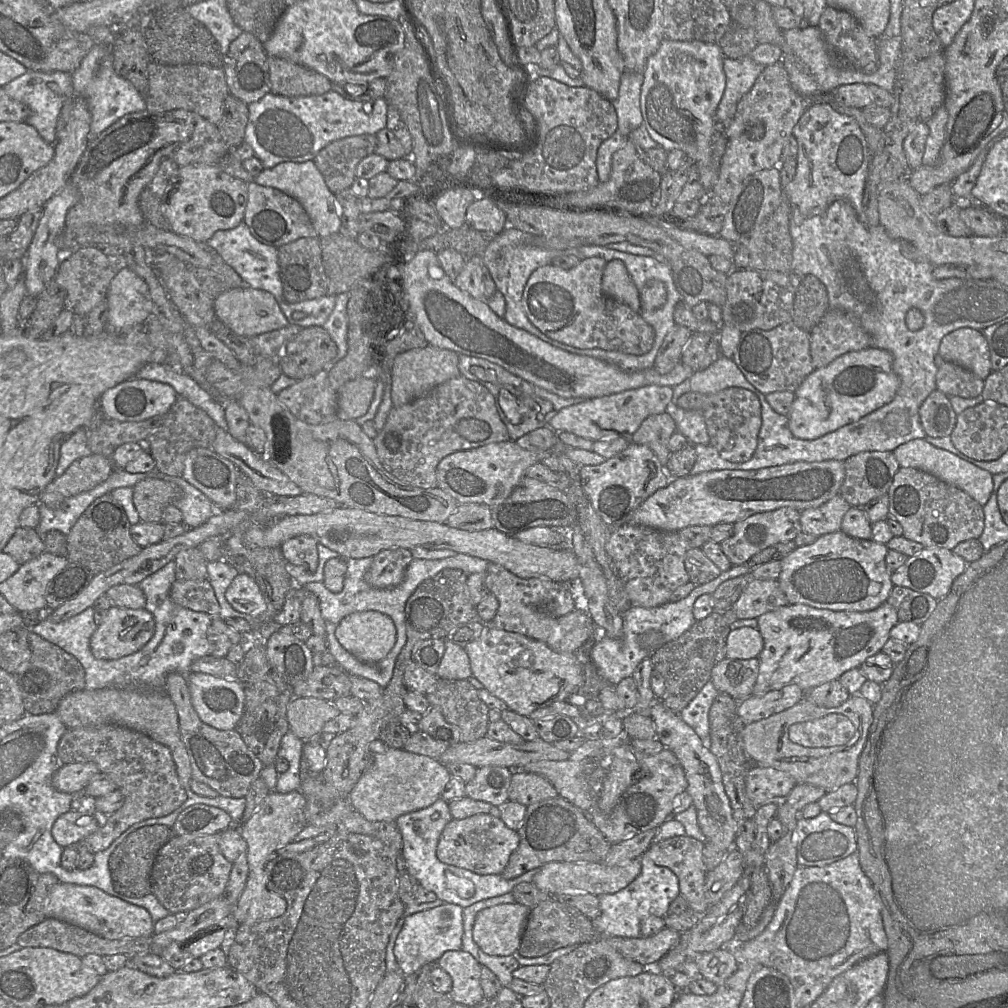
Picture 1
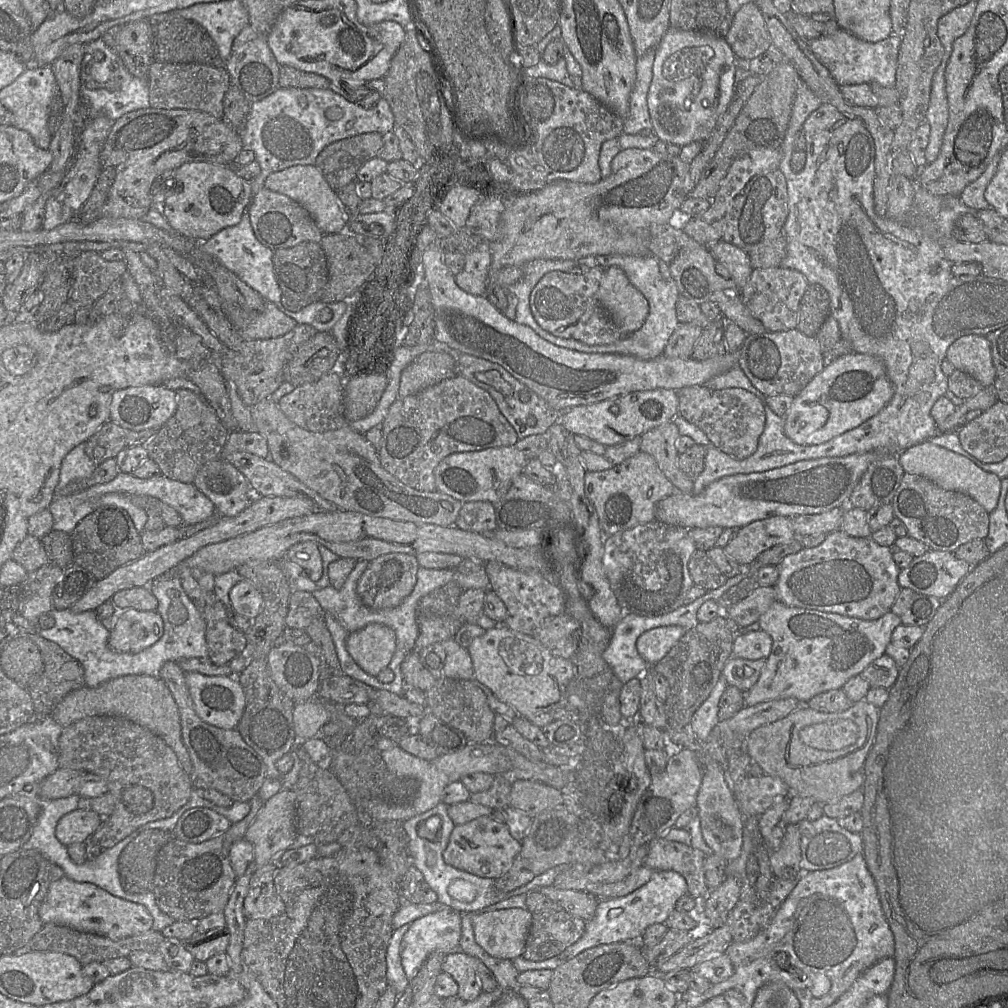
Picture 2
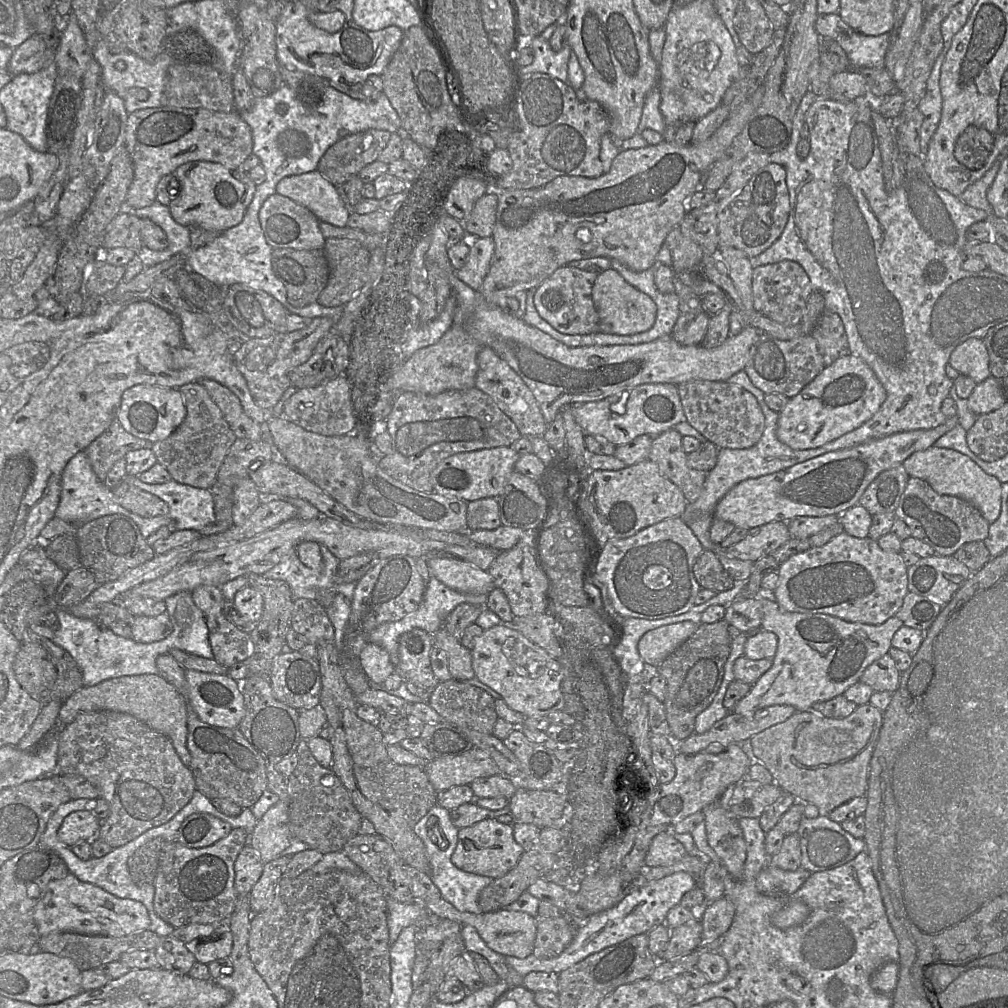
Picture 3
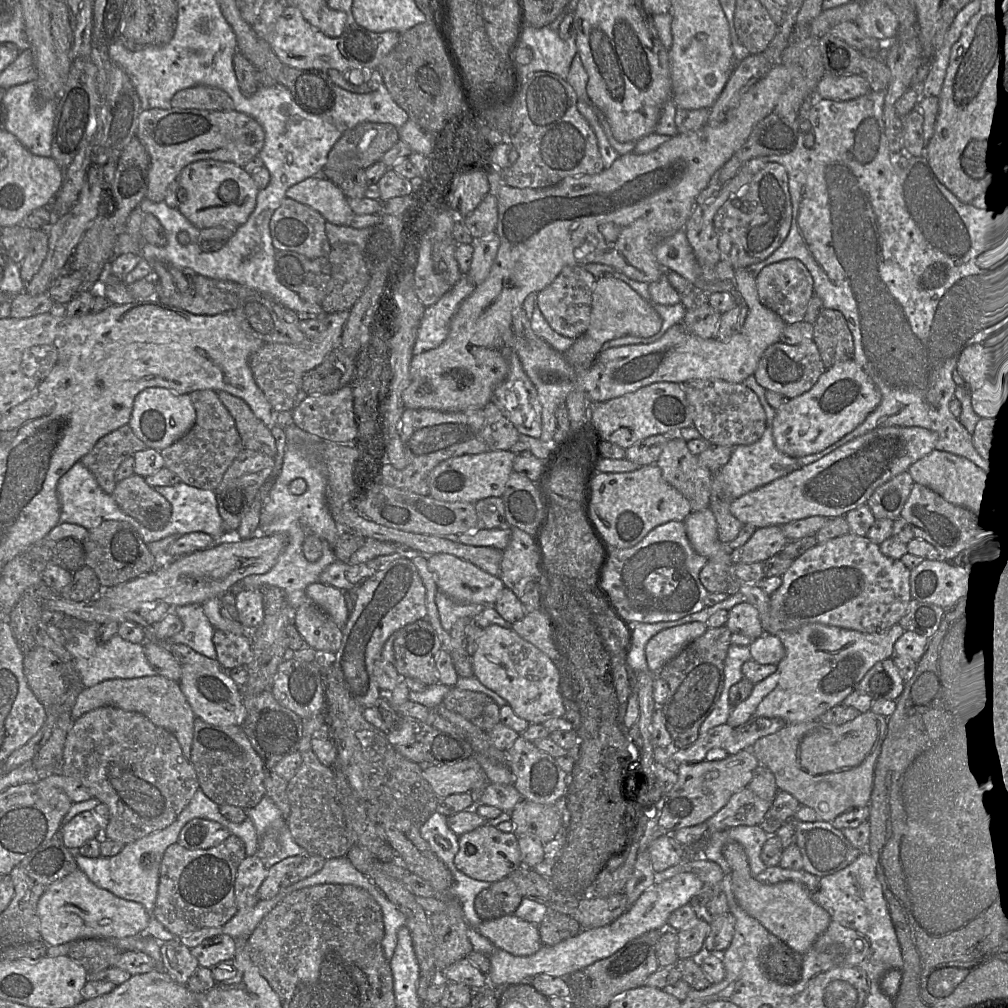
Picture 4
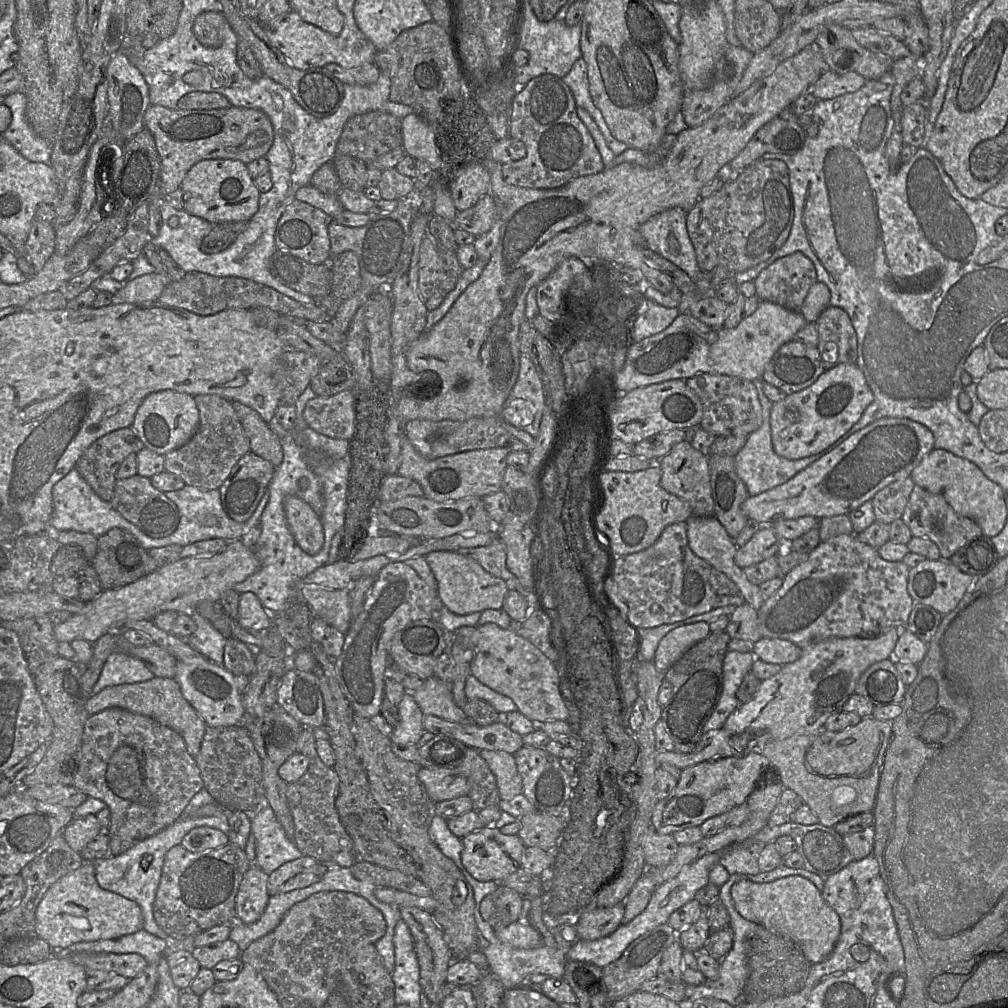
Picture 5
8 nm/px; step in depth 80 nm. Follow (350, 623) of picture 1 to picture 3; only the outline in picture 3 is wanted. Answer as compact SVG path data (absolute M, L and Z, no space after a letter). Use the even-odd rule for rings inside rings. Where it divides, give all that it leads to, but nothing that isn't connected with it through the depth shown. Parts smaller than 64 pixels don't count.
M368 642L362 649L359 659L360 667L371 685L382 685L387 677L395 672L389 653L378 644Z

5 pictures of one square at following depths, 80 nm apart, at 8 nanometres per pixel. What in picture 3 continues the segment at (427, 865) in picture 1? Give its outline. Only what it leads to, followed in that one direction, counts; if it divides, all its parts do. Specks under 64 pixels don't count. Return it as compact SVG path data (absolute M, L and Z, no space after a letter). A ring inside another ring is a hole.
M435 805L414 826L414 832L423 841L430 863L429 876L440 890L441 897L462 912L474 914L482 913L478 905L479 893L488 886L493 879L458 869L451 861L452 854L458 841L459 829L452 823L450 811Z

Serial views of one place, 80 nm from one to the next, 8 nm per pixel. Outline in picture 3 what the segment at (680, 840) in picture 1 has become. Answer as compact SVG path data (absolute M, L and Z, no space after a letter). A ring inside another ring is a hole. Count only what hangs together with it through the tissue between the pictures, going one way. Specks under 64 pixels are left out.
M661 832L652 839L645 863L651 868L669 866L686 855L687 851L680 841L670 832Z

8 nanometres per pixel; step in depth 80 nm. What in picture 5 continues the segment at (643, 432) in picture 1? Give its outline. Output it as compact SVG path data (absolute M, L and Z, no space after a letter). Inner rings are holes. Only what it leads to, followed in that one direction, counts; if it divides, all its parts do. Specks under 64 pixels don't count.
M683 440L658 461L662 476L660 486L667 492L685 500L696 516L714 516L708 455L696 450L689 441Z

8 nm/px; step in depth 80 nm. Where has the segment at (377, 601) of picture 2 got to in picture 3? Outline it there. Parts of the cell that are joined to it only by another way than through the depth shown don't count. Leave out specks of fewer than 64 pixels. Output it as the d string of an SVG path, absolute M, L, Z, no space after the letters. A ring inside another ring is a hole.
M398 555L379 559L357 583L351 601L351 613L341 642L339 666L345 682L354 695L371 687L371 683L360 667L360 653L369 642L371 632L380 625L401 620L415 611L424 596L426 583L418 572L416 559Z

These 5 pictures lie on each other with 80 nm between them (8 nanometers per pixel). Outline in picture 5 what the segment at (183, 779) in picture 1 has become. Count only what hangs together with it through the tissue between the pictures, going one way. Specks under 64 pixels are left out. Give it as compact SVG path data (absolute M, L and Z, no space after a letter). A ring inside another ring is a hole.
M155 676L144 682L108 686L93 694L86 703L86 711L89 715L113 707L149 716L174 729L184 738L189 754L193 758L198 756L207 724L184 698L176 679Z

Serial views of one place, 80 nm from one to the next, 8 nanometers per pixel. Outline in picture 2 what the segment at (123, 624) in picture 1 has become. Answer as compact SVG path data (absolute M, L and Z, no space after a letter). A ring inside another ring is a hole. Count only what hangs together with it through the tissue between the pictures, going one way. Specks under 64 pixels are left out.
M118 611L108 645L115 652L138 653L156 643L163 631L163 620L157 611Z

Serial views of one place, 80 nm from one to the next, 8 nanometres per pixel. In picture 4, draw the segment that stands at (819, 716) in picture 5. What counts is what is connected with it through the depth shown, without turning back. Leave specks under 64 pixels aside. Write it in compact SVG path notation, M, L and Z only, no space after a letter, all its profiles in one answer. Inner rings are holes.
M820 623L808 624L796 630L777 631L776 636L785 648L784 658L778 663L777 670L773 674L754 685L751 695L746 700L733 707L727 723L731 727L738 727L761 717L780 718L786 724L819 720L826 711L842 704L877 662L893 657L894 644L904 631L900 624L880 632L863 633Z

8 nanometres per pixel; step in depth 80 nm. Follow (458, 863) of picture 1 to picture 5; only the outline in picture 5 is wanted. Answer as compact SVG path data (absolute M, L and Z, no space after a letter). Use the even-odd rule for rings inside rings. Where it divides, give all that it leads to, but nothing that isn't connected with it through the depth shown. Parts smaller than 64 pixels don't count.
M484 826L461 840L461 862L467 872L478 881L500 882L522 867L525 846L518 835L504 835L495 827Z

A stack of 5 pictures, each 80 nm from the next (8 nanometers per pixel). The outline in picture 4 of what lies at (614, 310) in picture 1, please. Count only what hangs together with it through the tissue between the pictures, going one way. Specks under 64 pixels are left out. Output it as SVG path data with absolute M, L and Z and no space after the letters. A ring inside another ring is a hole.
M569 265L537 293L537 306L548 324L559 334L576 339L588 329L596 278L581 266Z

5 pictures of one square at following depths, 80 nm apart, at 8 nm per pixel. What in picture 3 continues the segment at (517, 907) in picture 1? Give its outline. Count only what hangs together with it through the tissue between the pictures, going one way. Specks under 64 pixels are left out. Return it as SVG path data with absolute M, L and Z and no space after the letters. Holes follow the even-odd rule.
M442 897L419 902L424 903L430 915L436 915L440 918L456 921L462 925L468 924L474 927L487 946L499 954L526 958L533 953L537 931L536 919L525 912L506 909L478 914L462 912Z

